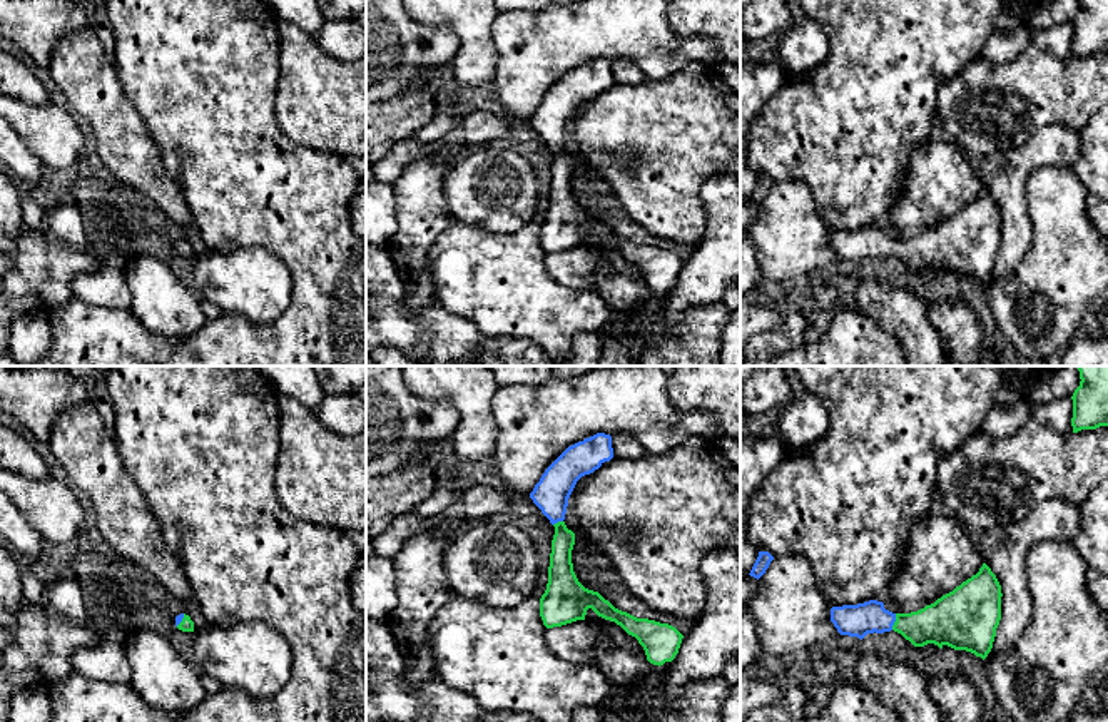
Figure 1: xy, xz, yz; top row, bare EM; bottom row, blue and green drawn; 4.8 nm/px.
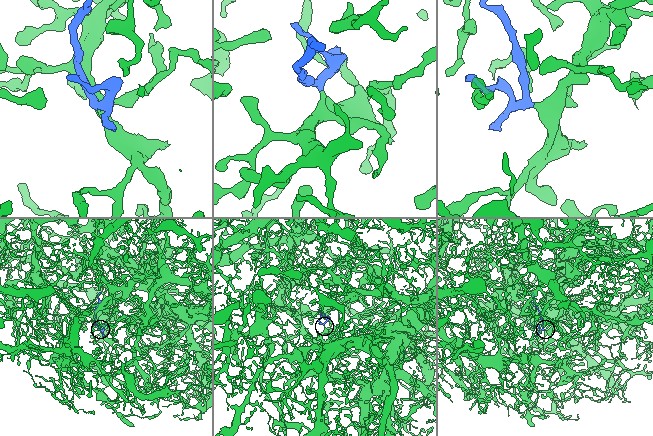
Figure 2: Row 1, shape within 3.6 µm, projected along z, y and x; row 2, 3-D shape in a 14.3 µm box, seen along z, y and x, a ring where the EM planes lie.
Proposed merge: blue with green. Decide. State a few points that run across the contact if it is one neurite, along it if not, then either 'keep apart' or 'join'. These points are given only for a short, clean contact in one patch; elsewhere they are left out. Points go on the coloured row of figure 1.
line yz (856, 620), (894, 620), (946, 622); join

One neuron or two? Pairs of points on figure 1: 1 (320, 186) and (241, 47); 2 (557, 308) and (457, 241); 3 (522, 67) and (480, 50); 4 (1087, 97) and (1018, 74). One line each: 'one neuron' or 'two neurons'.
1: one neuron
2: one neuron
3: two neurons
4: one neuron

